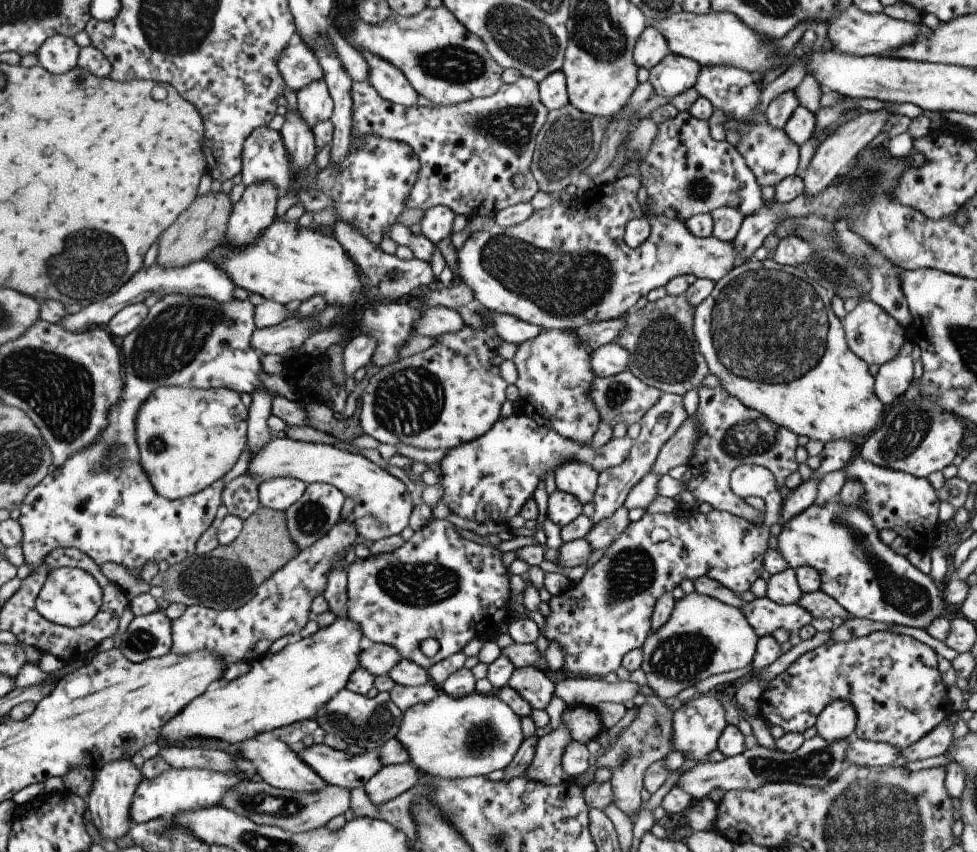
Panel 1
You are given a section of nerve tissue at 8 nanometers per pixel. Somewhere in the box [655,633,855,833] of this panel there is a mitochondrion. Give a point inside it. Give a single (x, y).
(817, 764)

